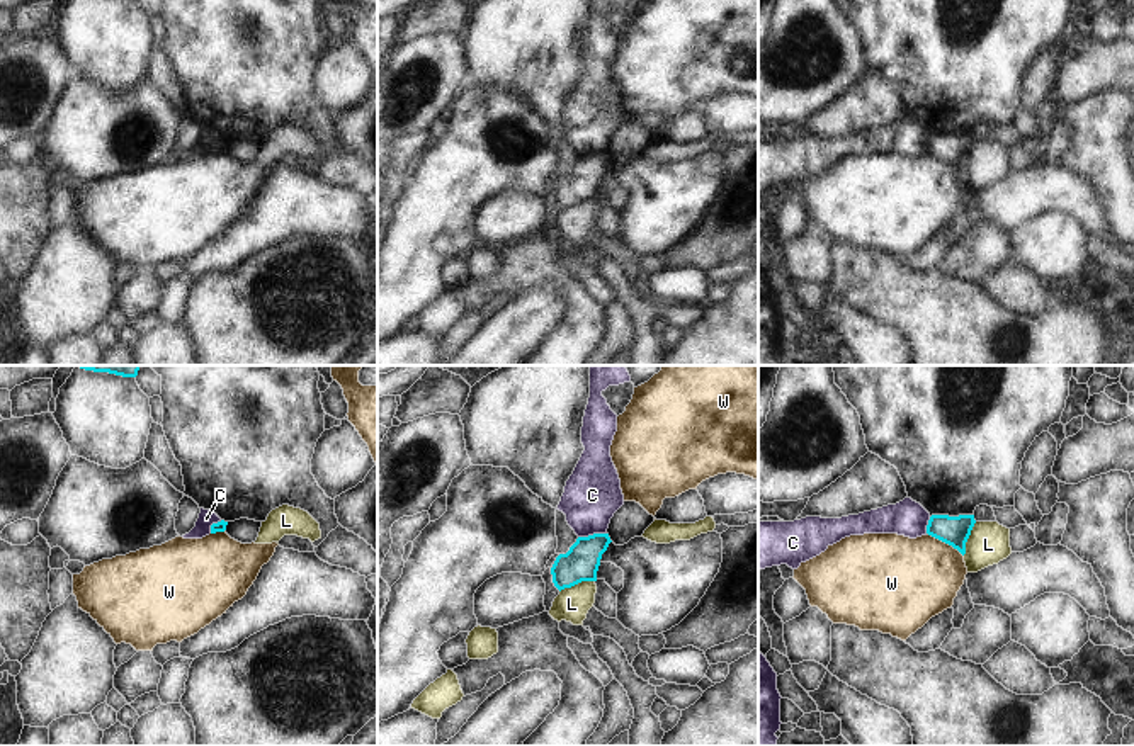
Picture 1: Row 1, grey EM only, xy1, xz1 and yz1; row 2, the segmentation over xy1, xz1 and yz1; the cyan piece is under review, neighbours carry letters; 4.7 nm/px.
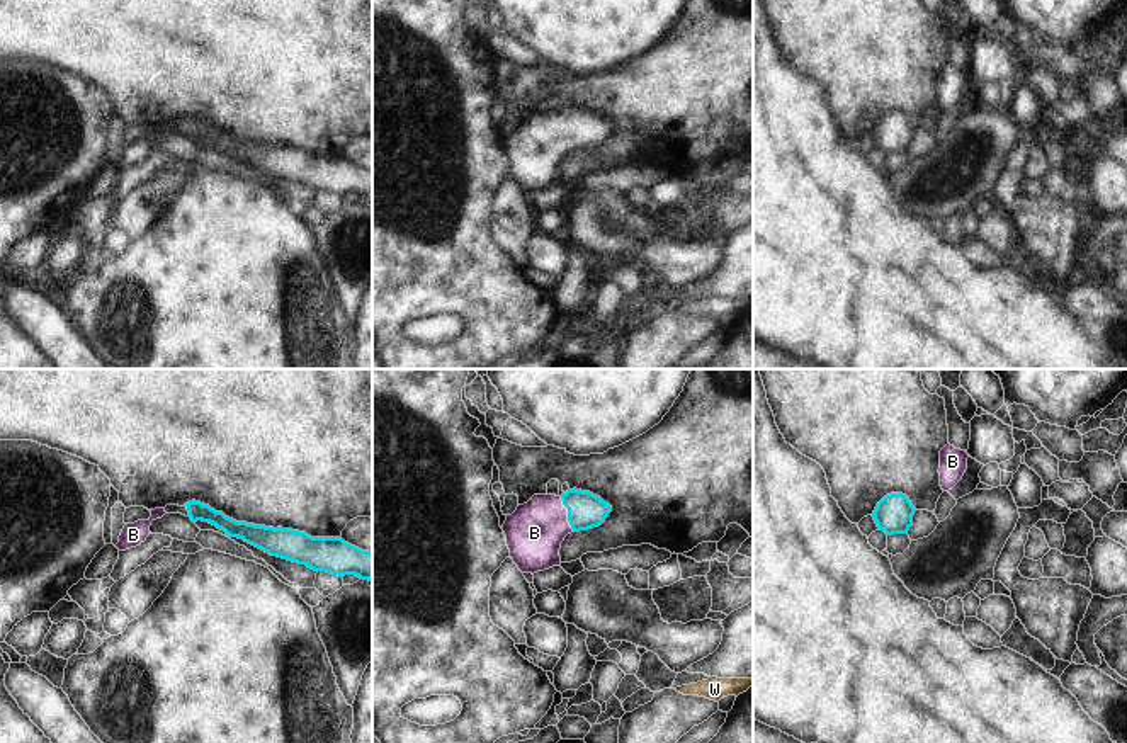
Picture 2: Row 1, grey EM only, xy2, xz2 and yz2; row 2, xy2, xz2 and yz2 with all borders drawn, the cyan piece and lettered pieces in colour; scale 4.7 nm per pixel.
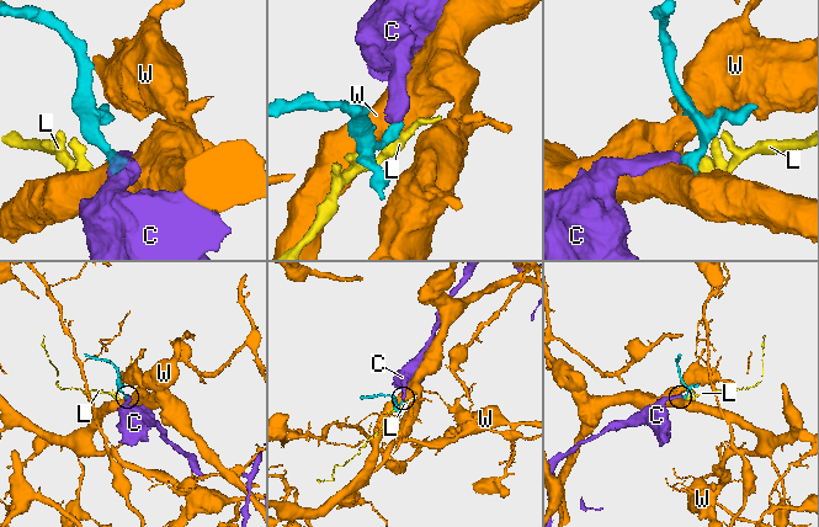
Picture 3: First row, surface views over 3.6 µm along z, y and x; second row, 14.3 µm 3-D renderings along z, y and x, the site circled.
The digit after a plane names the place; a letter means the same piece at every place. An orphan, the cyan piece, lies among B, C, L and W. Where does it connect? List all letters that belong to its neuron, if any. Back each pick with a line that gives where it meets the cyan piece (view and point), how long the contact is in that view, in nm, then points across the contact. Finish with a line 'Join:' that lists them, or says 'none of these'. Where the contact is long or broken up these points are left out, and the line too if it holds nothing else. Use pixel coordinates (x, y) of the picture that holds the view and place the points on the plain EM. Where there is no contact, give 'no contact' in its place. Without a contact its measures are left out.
B: contact xz2 (568, 133); length 180 nm; way xz2 (585, 130), (568, 133), (548, 138), (534, 152)
Join: B

